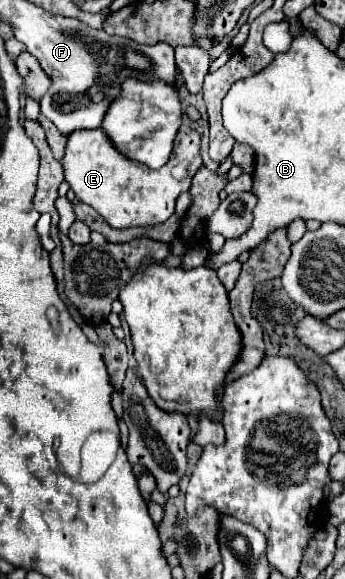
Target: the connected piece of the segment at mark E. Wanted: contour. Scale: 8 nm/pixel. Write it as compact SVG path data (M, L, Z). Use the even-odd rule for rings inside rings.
M186 125L186 133L178 133L176 137L176 149L172 151L170 161L160 171L152 171L146 165L120 157L120 153L116 153L116 149L108 145L108 139L104 137L104 133L100 133L100 129L76 131L68 135L62 165L64 179L70 183L70 189L74 191L76 199L96 209L100 217L114 229L158 225L174 213L178 195L190 189L192 177L202 165L200 135ZM180 165L186 171L182 173L182 177L176 177L174 169Z

